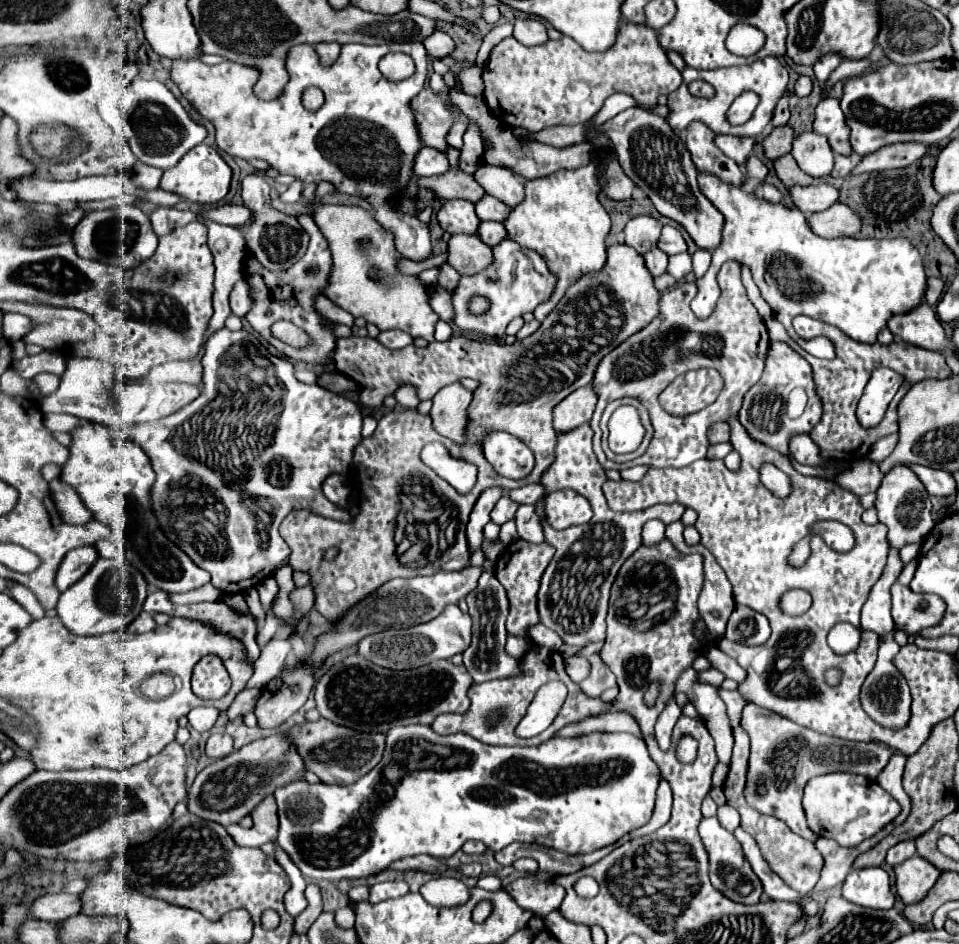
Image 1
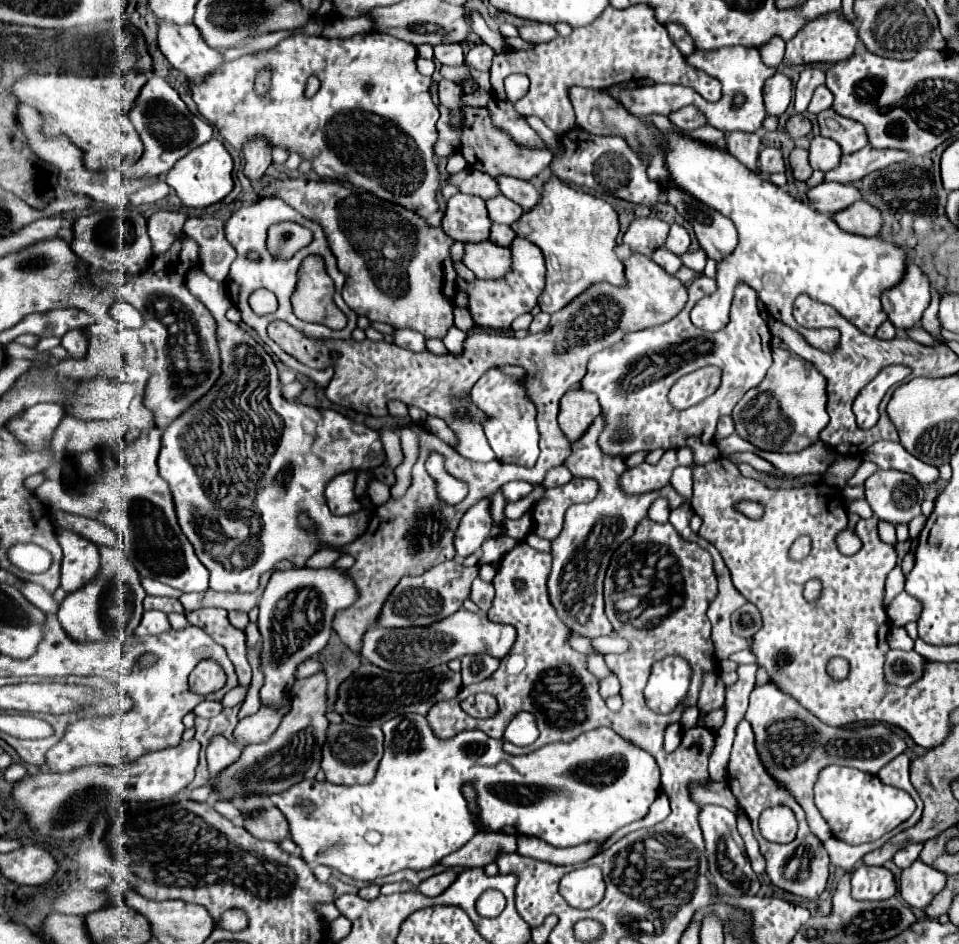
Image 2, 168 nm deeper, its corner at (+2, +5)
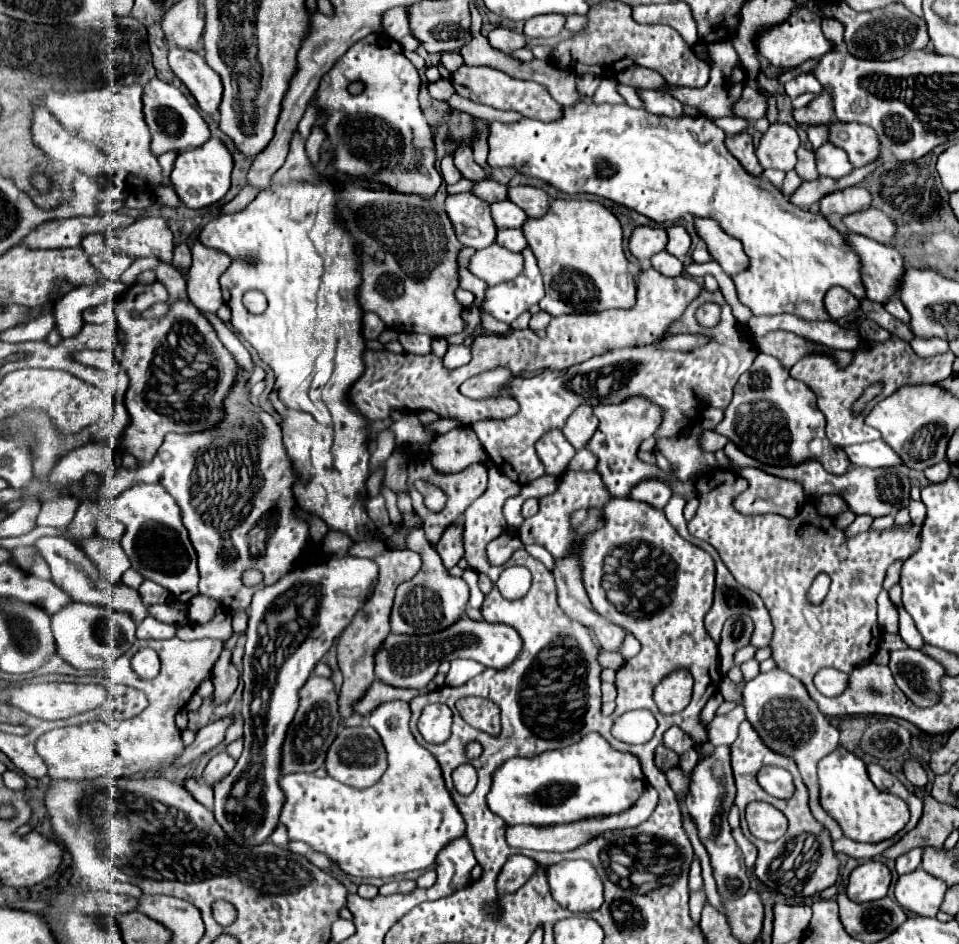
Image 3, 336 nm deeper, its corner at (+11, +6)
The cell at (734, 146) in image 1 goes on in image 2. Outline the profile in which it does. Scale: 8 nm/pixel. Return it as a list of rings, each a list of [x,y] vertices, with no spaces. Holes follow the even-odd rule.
[[[734,131],[726,135],[728,151],[744,163],[748,169],[758,169],[758,151],[760,151],[760,137],[756,133],[742,133]]]

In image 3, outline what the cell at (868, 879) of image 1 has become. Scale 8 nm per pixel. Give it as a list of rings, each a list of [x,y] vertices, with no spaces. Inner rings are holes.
[[[867,862],[857,866],[849,874],[847,896],[853,902],[871,902],[887,896],[891,884],[891,872],[883,862]]]

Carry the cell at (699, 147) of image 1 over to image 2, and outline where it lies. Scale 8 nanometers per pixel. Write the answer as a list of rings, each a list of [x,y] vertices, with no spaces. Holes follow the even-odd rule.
[[[692,105],[690,107],[682,107],[682,109],[674,111],[674,113],[670,113],[668,119],[676,127],[702,127],[702,125],[706,125],[706,117],[702,117],[700,109],[692,107]]]

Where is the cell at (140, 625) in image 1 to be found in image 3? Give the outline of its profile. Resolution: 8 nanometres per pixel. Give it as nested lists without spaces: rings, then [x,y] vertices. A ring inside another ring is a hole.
[[[147,614],[145,620],[139,622],[137,626],[137,638],[173,638],[173,636],[175,636],[175,626],[159,622],[151,614]]]

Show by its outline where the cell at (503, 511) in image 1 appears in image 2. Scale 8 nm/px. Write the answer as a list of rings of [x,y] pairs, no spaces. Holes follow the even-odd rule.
[[[512,481],[512,483],[506,483],[502,487],[502,491],[504,491],[506,501],[516,501],[516,499],[526,497],[532,491],[532,483],[528,483],[528,481]]]

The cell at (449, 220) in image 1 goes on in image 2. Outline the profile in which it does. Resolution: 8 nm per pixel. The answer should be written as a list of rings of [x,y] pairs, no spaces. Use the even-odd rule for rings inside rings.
[[[456,193],[454,197],[448,199],[442,229],[454,241],[462,241],[462,243],[488,241],[490,225],[492,221],[488,217],[484,199],[462,193]]]

